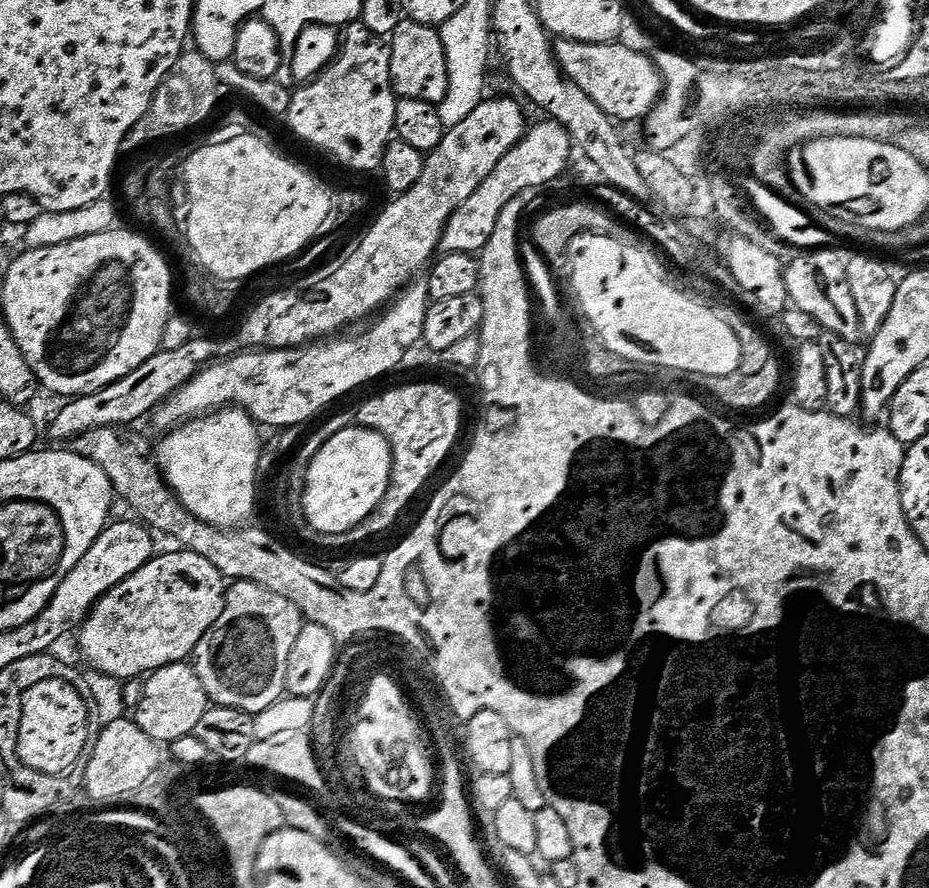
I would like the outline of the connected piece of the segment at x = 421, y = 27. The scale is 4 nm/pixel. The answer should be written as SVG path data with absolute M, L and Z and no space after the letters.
M401 19L390 37L390 74L397 97L418 98L422 102L440 105L448 89L448 67L439 31L430 24Z

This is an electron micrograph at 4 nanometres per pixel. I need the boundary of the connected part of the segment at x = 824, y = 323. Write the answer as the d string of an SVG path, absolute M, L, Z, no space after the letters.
M824 250L805 251L796 260L786 264L784 278L791 307L806 310L806 314L810 314L810 318L814 318L814 322L818 322L823 331L838 334L838 338L859 341L862 331L858 307L850 292L845 261L836 252L820 251Z

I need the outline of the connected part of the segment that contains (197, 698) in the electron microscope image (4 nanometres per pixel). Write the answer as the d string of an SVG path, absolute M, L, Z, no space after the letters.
M188 662L171 664L170 666L162 666L144 680L142 702L134 710L134 719L136 725L146 734L150 734L150 738L156 741L157 744L171 746L178 738L186 738L195 733L198 722L202 722L202 714L206 714L209 706L208 695L206 694L206 690L202 690L202 682L198 678L195 667Z

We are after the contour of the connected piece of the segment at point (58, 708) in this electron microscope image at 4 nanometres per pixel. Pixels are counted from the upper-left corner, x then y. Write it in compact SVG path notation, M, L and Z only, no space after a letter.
M47 679L32 686L23 695L22 722L19 723L19 736L16 743L18 758L29 766L35 765L48 774L64 773L69 765L77 762L86 746L87 740L92 736L90 730L90 706L85 702L84 696L78 694L76 688L69 686L61 679Z

